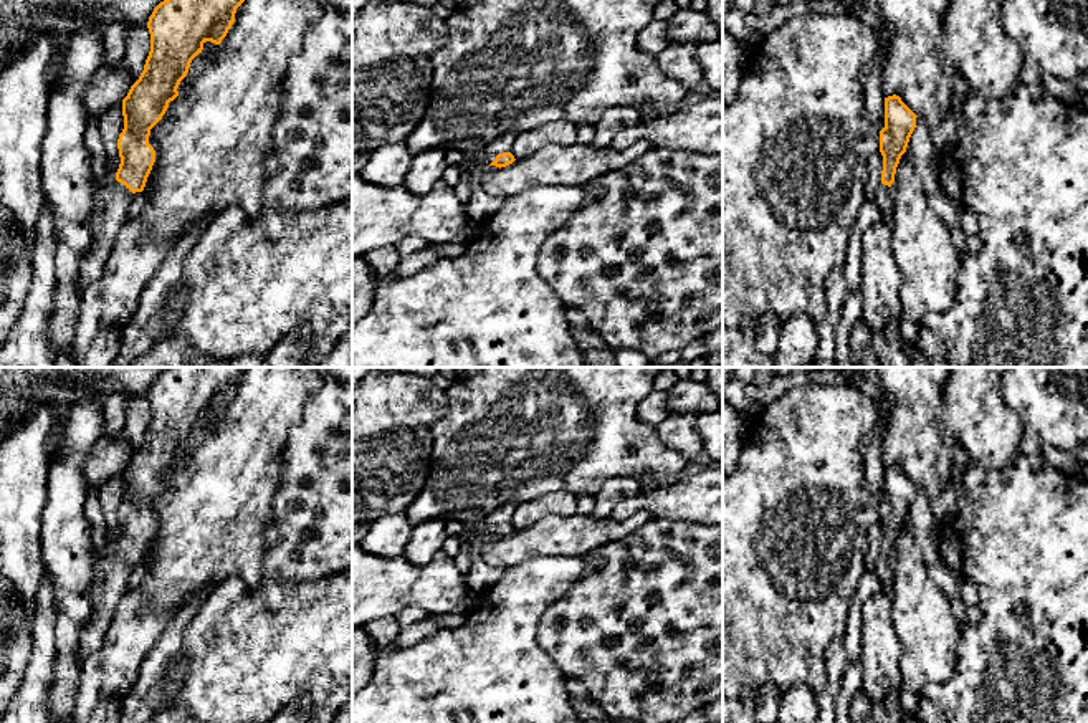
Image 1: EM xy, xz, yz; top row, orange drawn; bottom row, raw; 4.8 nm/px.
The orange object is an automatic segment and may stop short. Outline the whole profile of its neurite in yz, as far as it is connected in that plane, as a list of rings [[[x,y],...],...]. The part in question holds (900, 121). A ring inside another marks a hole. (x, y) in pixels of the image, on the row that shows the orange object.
[[[900,96],[885,98],[885,127],[880,131],[880,152],[883,156],[881,185],[873,200],[881,212],[880,220],[888,227],[893,225],[890,187],[916,127],[916,117]]]

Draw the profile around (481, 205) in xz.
[[[480,169],[471,174],[471,197],[465,212],[468,218],[475,223],[481,223],[488,220],[493,213],[496,213],[503,207],[504,199],[489,195],[483,190],[480,182]]]

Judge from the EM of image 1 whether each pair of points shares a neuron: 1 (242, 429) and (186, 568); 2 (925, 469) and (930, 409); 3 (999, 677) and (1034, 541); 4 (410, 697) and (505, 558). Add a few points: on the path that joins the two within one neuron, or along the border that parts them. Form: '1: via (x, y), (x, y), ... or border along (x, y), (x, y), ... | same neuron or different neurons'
1: via (232, 464), (204, 533) | same neuron
2: via (925, 454), (925, 424) | same neuron
3: via (1032, 644), (1034, 574) | same neuron
4: border along (541, 555), (534, 555), (505, 569) | different neurons

